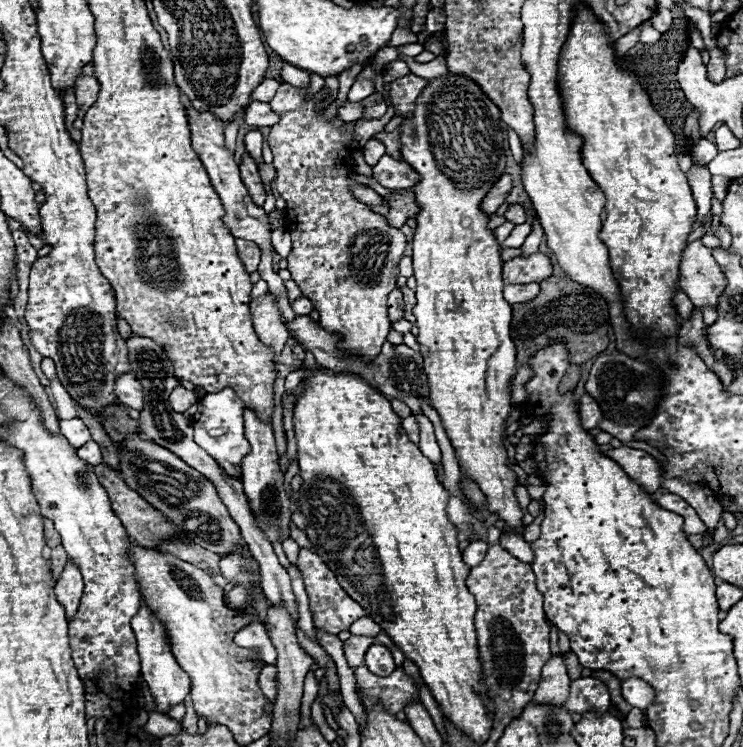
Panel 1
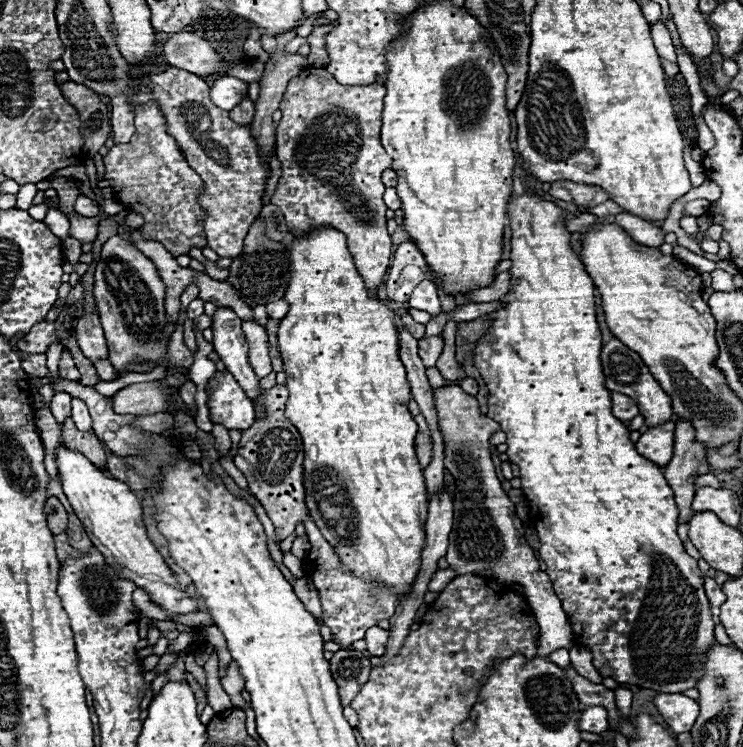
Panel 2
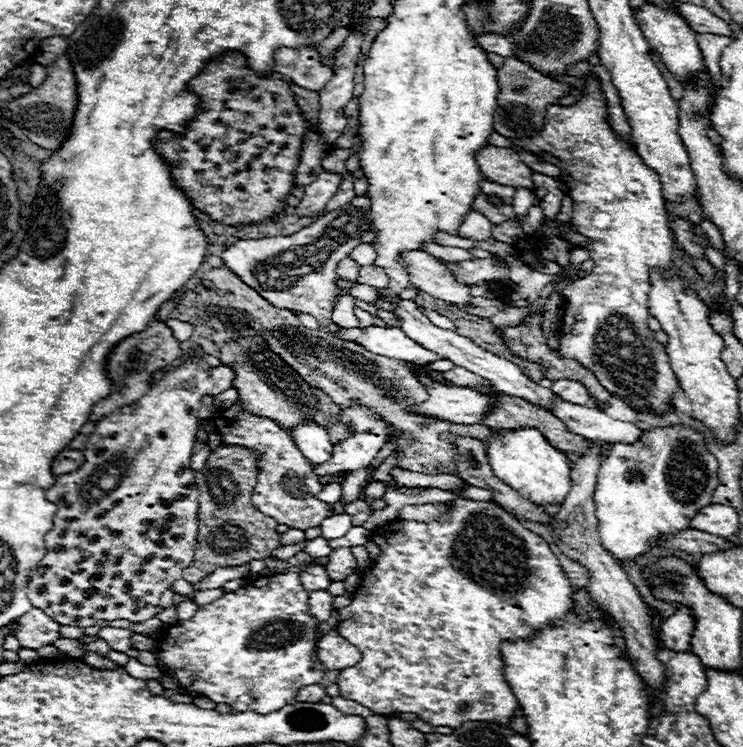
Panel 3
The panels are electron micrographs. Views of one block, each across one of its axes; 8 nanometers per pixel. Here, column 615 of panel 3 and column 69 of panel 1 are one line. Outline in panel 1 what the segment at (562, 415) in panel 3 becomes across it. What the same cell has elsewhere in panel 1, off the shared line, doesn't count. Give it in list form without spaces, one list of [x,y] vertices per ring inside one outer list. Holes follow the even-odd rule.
[[[72,418],[72,420],[60,420],[60,434],[74,446],[80,448],[82,444],[86,444],[90,440],[90,432],[84,426],[84,422],[80,418]]]

